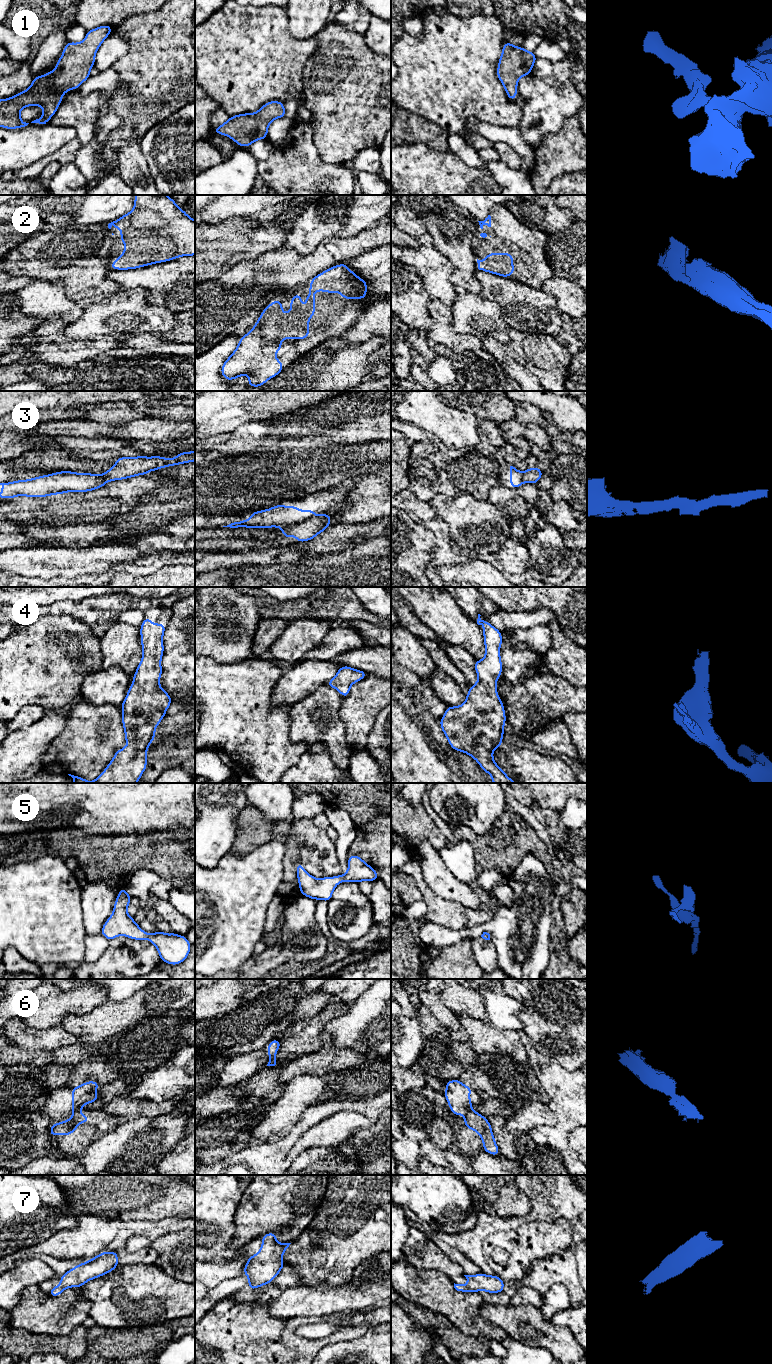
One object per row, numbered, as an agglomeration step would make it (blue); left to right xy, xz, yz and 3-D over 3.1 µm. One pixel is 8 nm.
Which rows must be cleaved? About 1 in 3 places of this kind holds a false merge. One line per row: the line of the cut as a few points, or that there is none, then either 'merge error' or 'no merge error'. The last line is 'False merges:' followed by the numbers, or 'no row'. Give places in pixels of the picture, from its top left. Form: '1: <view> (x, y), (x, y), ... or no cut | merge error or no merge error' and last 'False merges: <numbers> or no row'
1: no cut | no merge error
2: no cut | no merge error
3: xz (314, 515), (282, 527) | merge error
4: no cut | no merge error
5: no cut | no merge error
6: xy (79, 1110), (73, 1114) | merge error
7: no cut | no merge error
False merges: 3, 6

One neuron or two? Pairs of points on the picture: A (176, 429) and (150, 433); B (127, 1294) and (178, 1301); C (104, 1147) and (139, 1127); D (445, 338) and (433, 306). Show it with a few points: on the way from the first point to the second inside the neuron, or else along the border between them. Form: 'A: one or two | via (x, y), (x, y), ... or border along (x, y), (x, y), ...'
A: one | via (170, 430), (156, 430)
B: one | via (140, 1295), (165, 1298)
C: one | via (113, 1147), (117, 1147), (130, 1134)
D: one | via (441, 330), (441, 314)

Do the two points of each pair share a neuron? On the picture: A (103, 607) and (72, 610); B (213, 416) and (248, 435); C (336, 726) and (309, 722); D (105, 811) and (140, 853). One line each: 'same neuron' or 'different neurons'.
A: same neuron
B: different neurons
C: same neuron
D: different neurons

